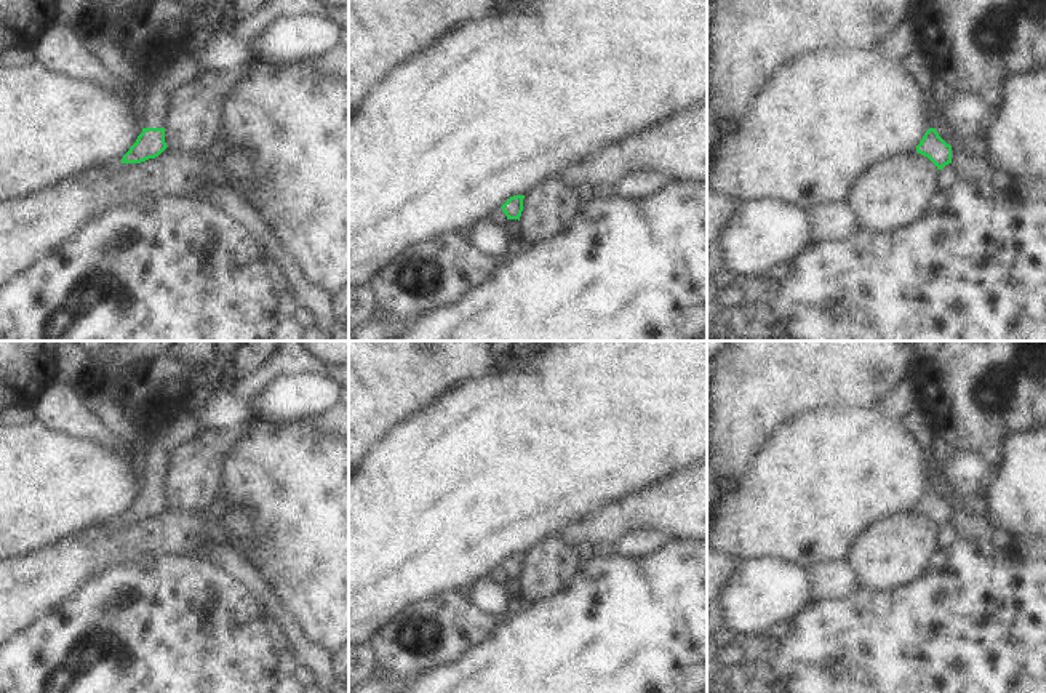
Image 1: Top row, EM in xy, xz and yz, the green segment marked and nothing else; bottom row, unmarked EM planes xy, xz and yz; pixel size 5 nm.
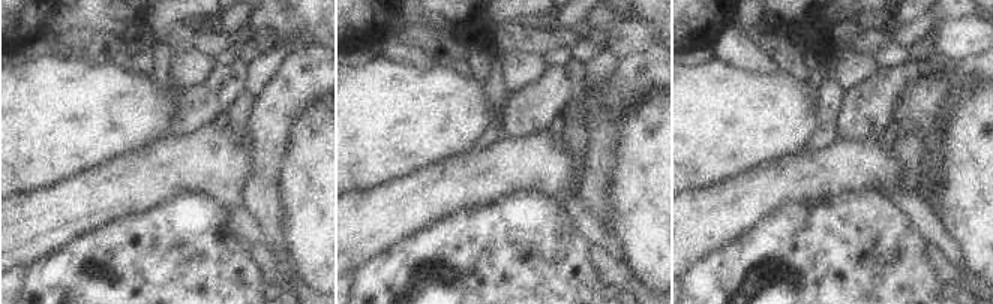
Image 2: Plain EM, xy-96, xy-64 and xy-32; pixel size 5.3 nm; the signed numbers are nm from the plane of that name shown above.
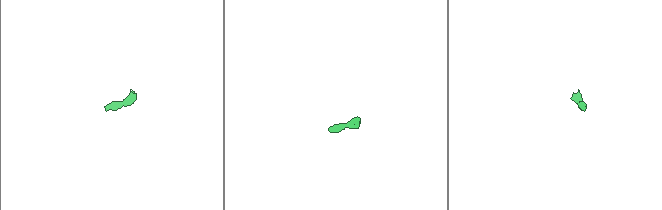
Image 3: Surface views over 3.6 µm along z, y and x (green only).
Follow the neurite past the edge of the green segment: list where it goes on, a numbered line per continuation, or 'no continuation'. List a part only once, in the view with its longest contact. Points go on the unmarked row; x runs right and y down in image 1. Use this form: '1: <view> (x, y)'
1: xy (155, 458)

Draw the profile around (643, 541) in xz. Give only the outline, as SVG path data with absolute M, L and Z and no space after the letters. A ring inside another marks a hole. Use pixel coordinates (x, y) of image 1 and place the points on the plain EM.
M640 528L622 536L614 551L619 557L645 557L673 539L672 535L656 528Z

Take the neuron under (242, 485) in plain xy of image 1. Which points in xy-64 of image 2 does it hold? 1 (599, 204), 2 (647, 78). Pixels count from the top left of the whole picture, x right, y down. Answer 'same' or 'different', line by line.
1: different
2: different

